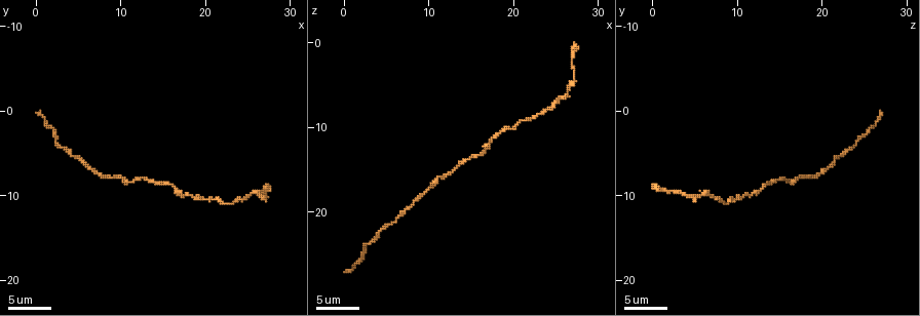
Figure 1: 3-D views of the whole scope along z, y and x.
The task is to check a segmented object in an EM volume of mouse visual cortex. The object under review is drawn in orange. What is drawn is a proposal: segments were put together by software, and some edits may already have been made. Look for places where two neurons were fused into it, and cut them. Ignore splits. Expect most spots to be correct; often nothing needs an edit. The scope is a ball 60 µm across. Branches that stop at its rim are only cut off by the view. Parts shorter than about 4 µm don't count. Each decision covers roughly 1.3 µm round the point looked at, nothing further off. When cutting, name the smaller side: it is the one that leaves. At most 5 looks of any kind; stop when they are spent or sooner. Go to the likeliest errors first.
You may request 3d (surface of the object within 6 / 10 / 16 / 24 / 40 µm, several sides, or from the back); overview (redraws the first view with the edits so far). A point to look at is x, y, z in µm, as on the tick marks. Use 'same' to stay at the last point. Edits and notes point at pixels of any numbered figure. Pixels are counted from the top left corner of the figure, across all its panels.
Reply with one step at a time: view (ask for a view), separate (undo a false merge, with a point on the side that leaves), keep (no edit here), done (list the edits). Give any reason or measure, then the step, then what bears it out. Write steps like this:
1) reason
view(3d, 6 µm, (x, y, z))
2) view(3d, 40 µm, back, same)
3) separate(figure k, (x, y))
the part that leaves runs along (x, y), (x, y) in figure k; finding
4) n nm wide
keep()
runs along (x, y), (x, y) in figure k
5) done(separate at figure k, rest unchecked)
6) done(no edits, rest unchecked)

calibre changes
view(3d, 6 µm, (7.4, 7.6, 19.4))

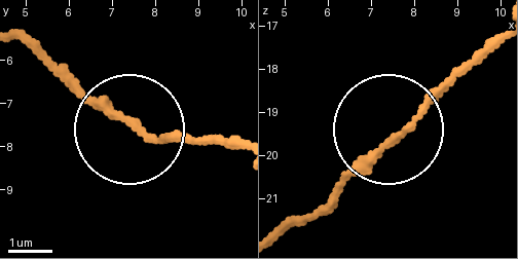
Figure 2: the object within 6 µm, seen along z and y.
keep()
runs along (500, 32), (316, 216) in figure 2; all the same neuron

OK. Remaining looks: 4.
sudden change in width
view(3d, 10 µm, (24.4, 10.8, 8.0))

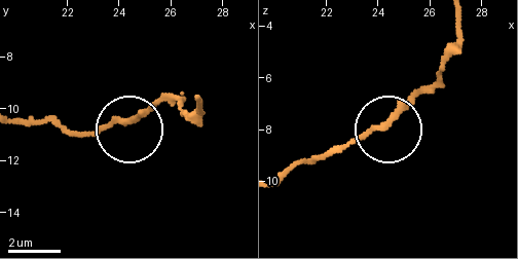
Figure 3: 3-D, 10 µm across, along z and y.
200 nm wide
keep()
runs along (280, 180), (300, 162), (379, 130), (423, 89) in figure 3; one neuron here

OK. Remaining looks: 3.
sudden change in width
view(3d, 16 µm, (17.6, 10.0, 11.4))

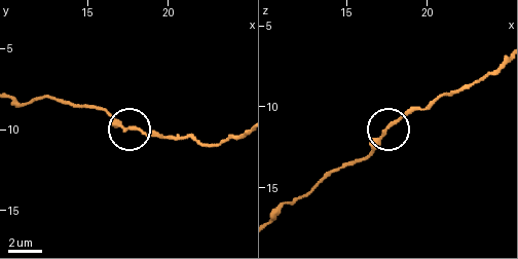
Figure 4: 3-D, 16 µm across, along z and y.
220 nm wide
keep()
runs along (77, 104), (97, 105), (125, 127), (175, 137) in figure 4; one neuron here

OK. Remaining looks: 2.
done(no edits, rest unchecked)

